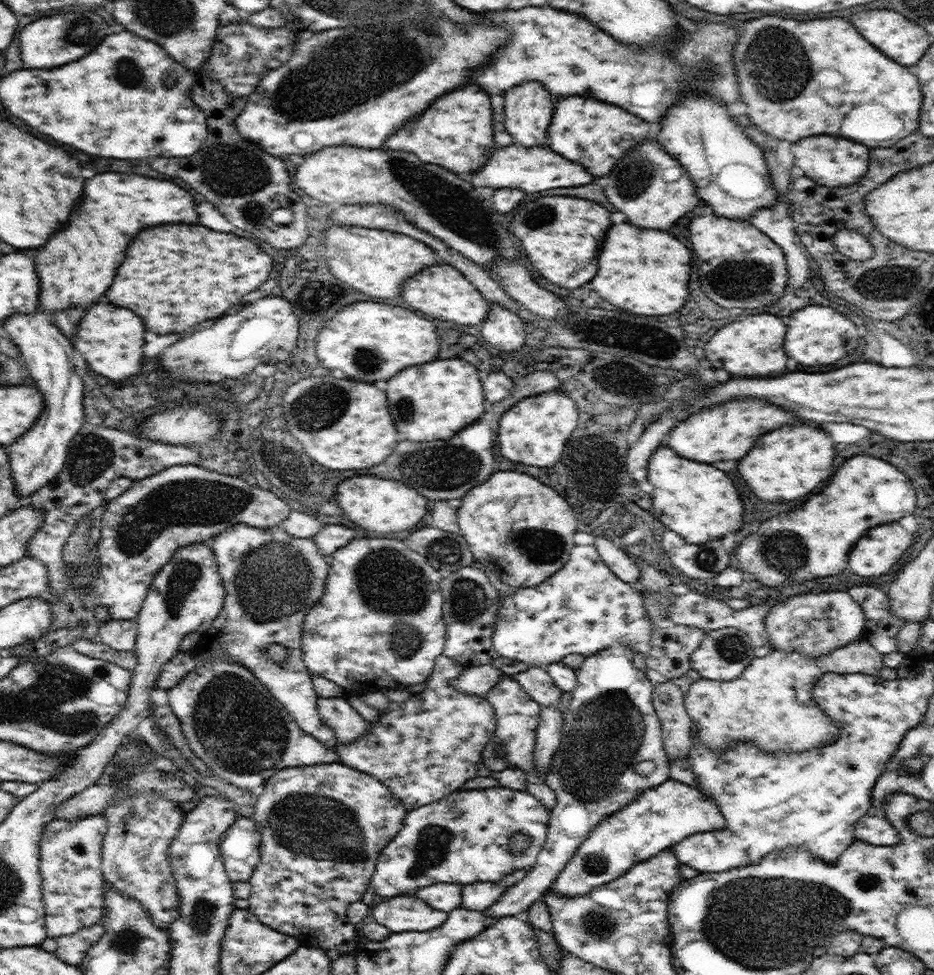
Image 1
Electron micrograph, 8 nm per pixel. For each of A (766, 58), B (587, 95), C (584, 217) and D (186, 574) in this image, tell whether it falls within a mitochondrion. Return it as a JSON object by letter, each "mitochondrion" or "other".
{"A":"mitochondrion","B":"other","C":"other","D":"mitochondrion"}

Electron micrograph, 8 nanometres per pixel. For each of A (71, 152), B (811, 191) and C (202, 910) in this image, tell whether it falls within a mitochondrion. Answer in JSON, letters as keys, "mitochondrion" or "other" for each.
{"A":"other","B":"other","C":"mitochondrion"}

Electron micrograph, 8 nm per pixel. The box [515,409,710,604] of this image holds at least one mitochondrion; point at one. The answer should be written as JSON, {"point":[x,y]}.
{"point":[597,463]}

